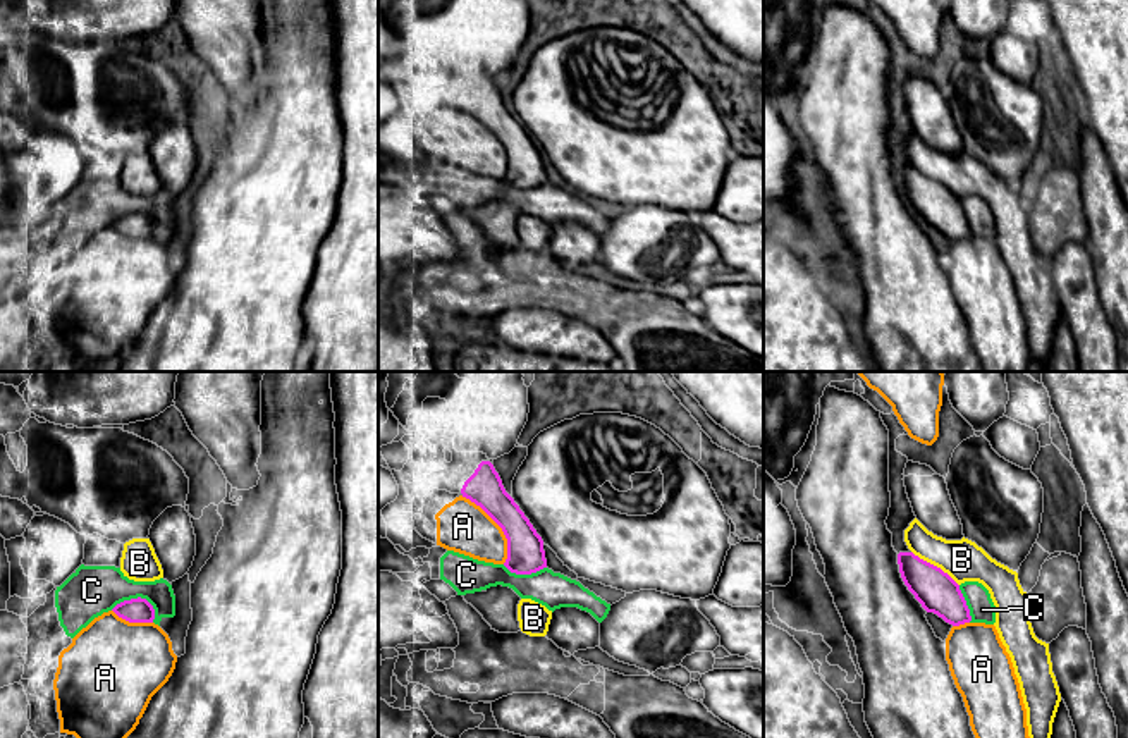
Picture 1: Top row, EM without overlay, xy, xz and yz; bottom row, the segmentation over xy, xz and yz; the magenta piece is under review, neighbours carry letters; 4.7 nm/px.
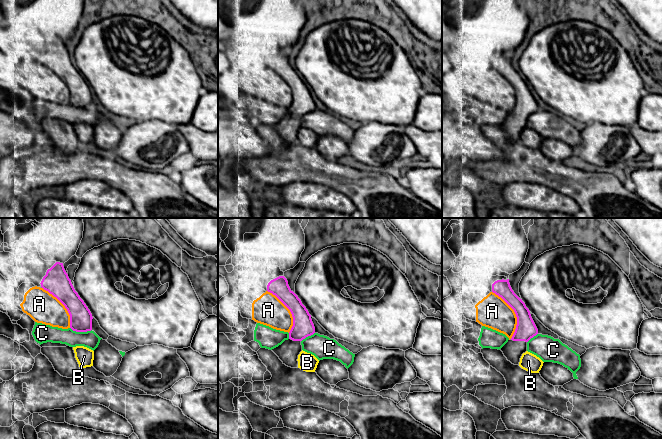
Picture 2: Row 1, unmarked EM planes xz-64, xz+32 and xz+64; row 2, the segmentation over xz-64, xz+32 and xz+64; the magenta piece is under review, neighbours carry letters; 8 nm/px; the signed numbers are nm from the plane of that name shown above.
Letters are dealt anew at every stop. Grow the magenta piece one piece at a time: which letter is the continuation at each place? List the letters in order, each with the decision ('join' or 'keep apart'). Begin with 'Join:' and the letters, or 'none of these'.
Join: none of these
A: keep apart
B: keep apart
C: keep apart

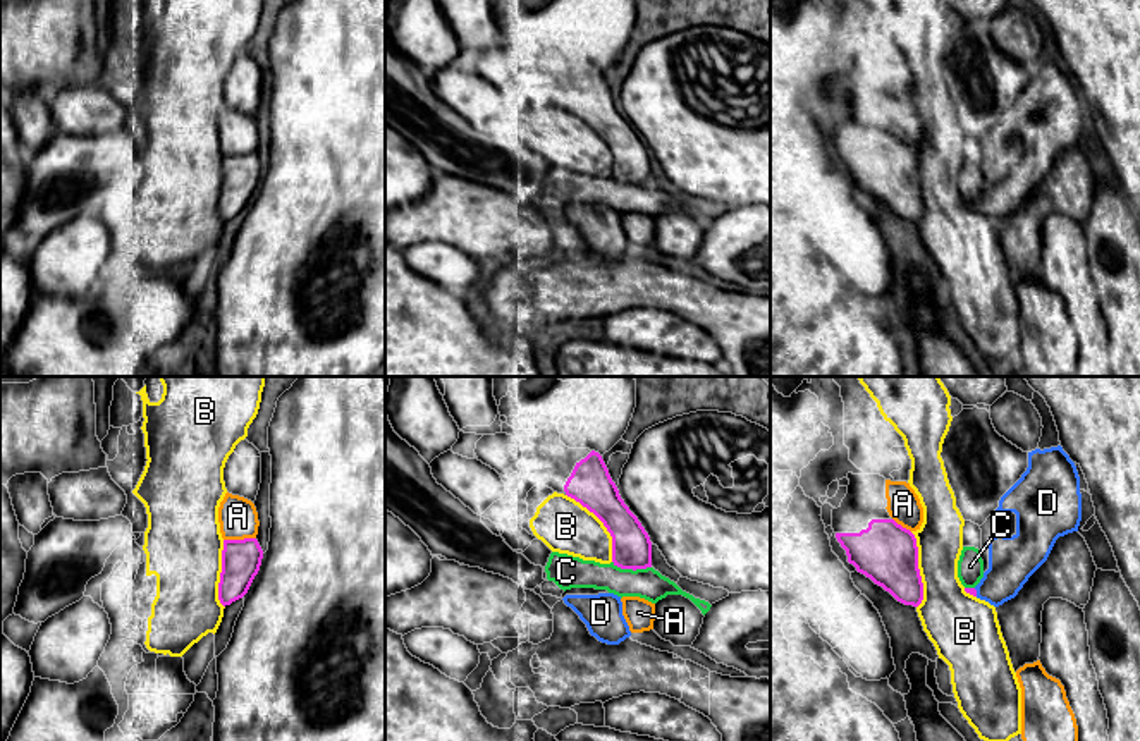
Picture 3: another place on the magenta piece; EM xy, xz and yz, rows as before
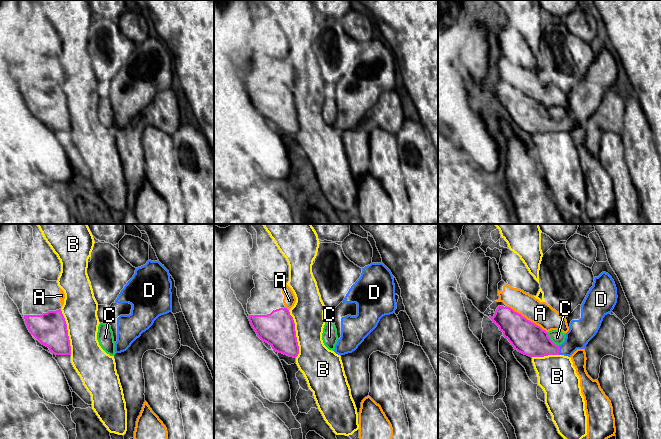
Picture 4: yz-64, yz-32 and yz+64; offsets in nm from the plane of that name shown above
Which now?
Join: D
A: keep apart
B: keep apart
C: keep apart
D: join

